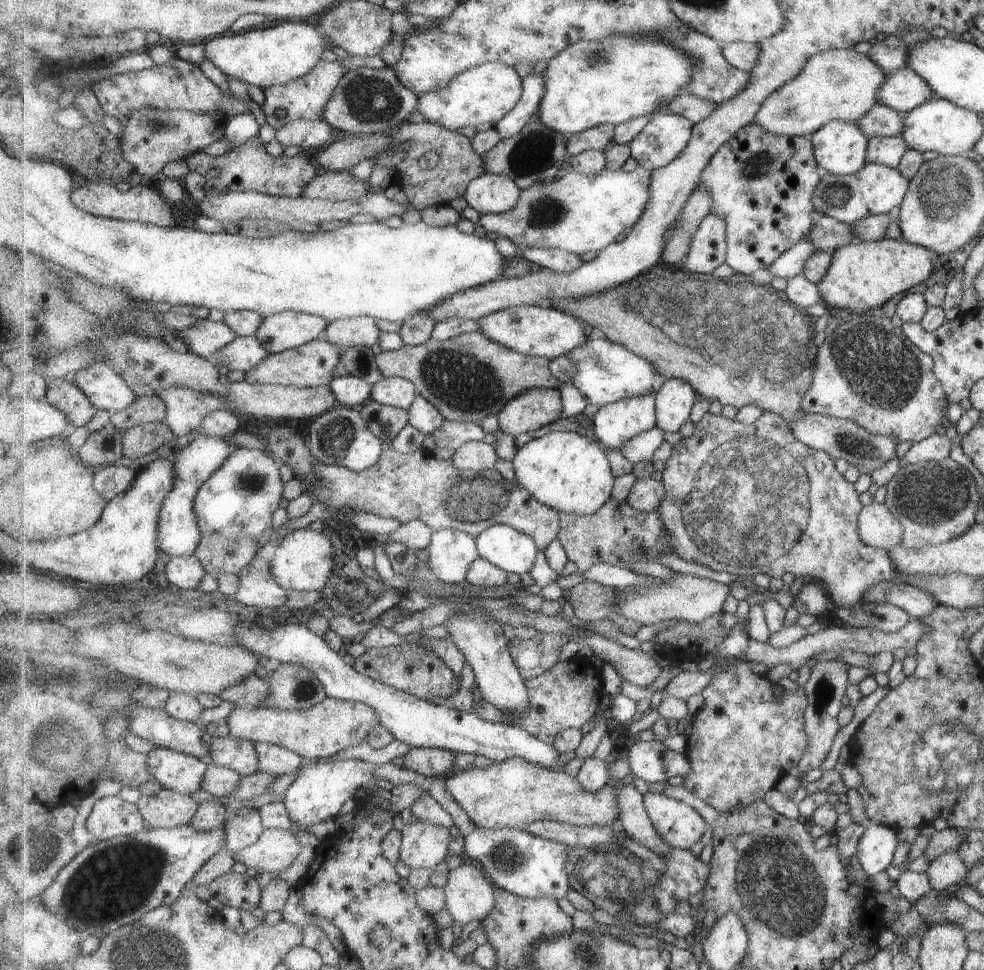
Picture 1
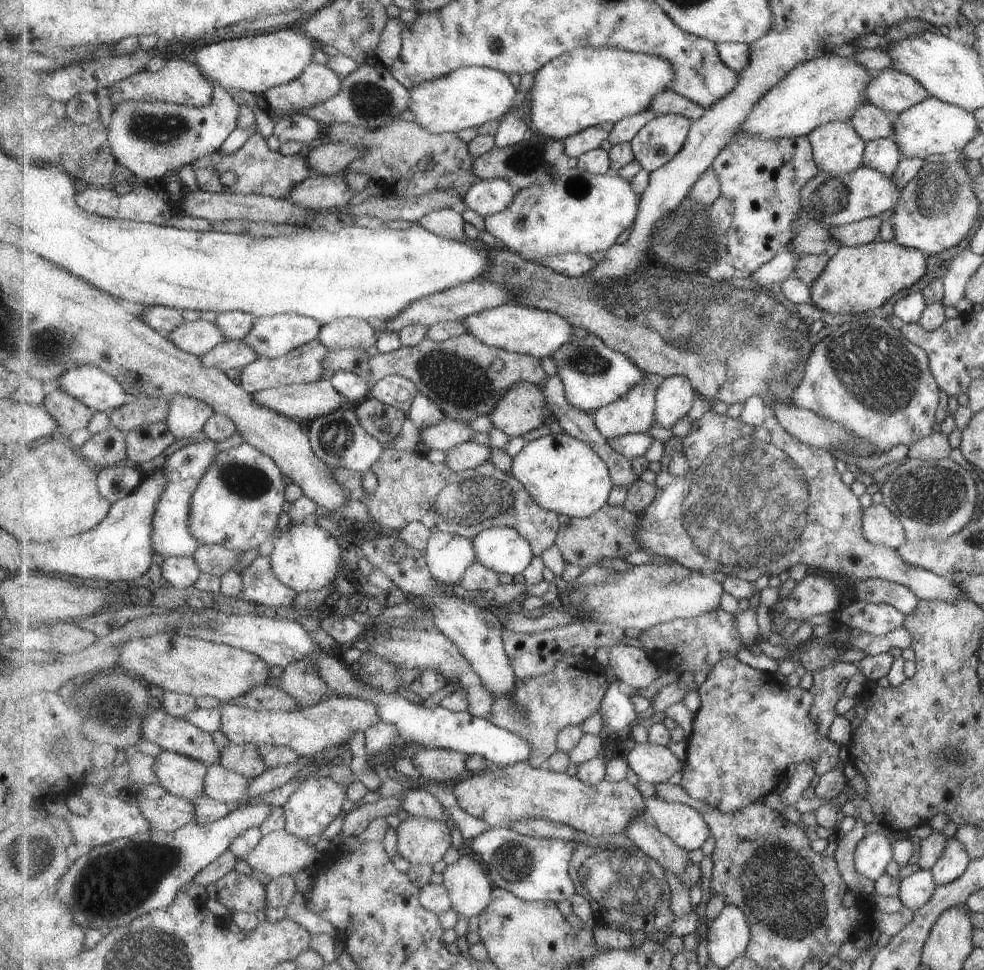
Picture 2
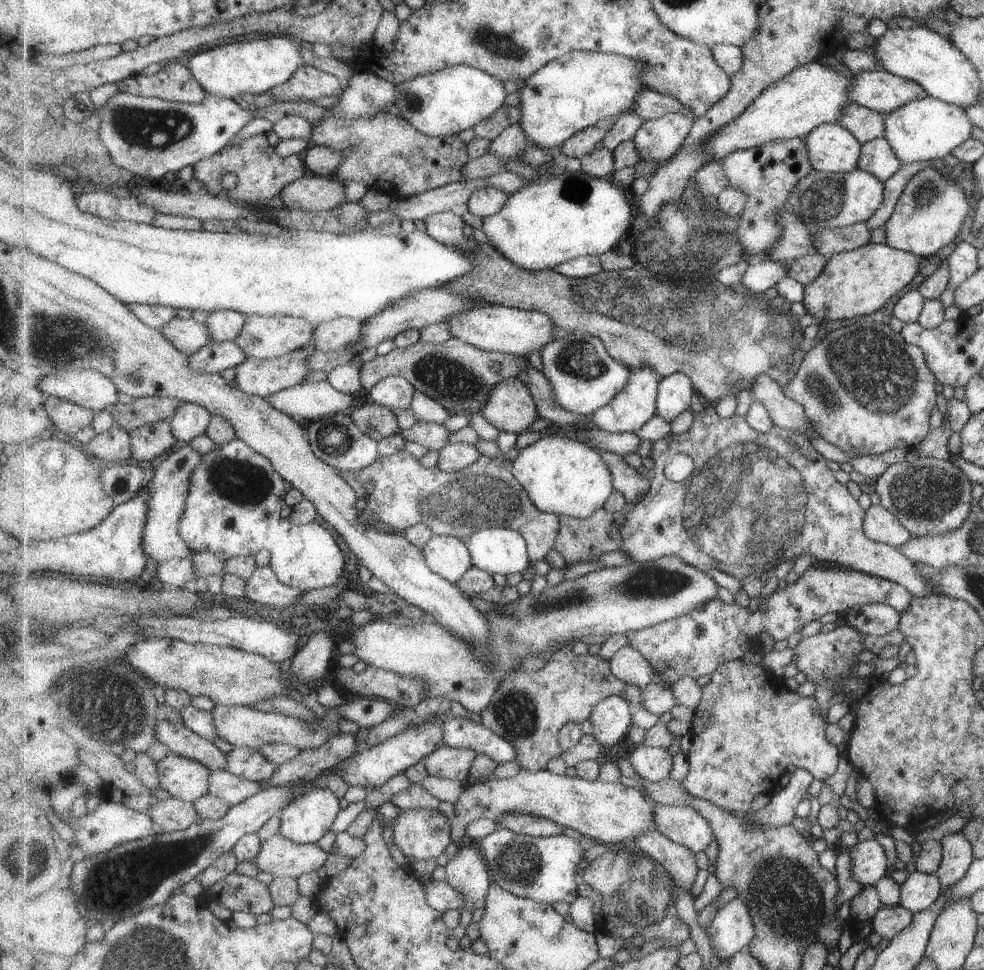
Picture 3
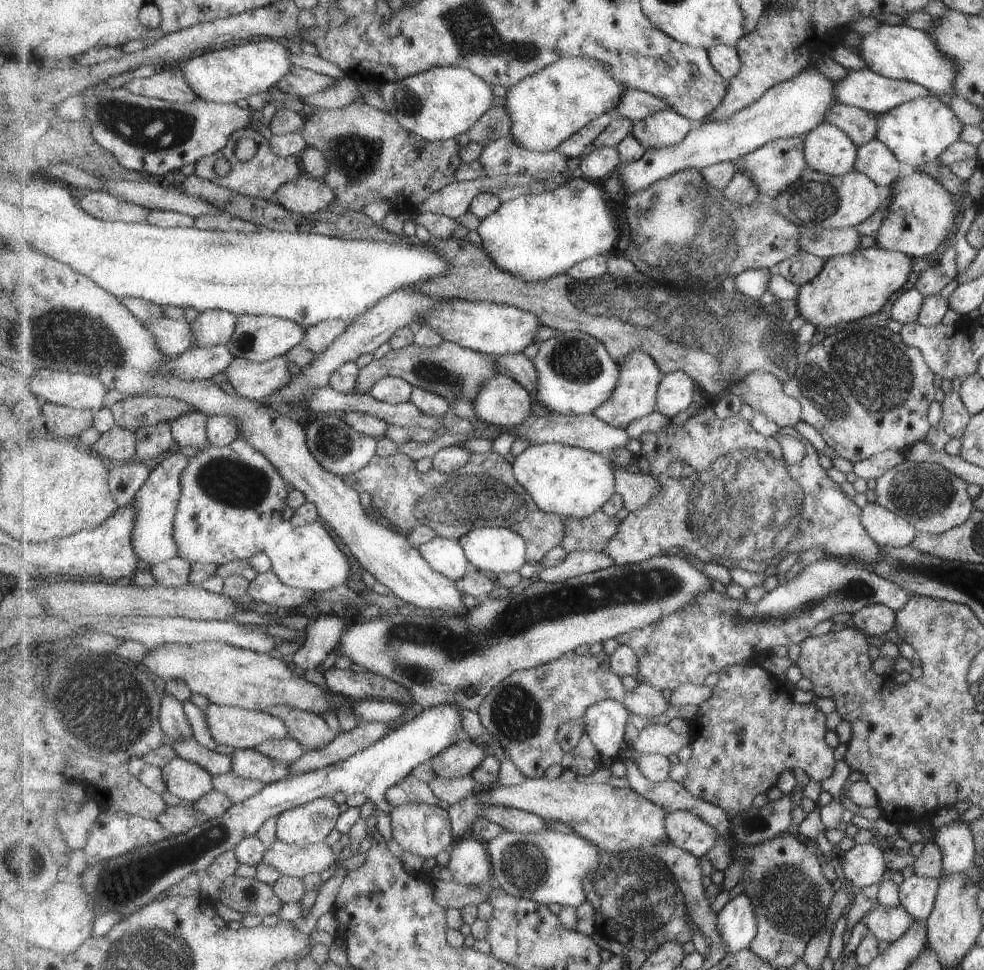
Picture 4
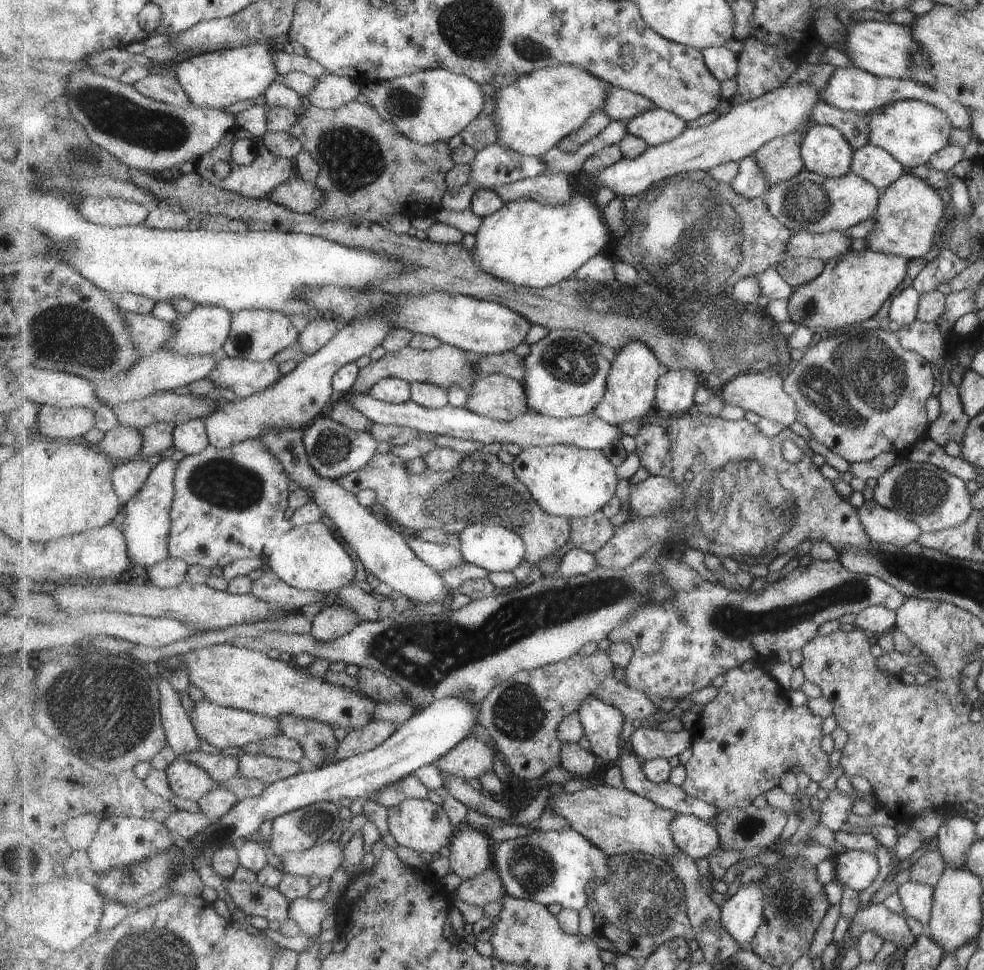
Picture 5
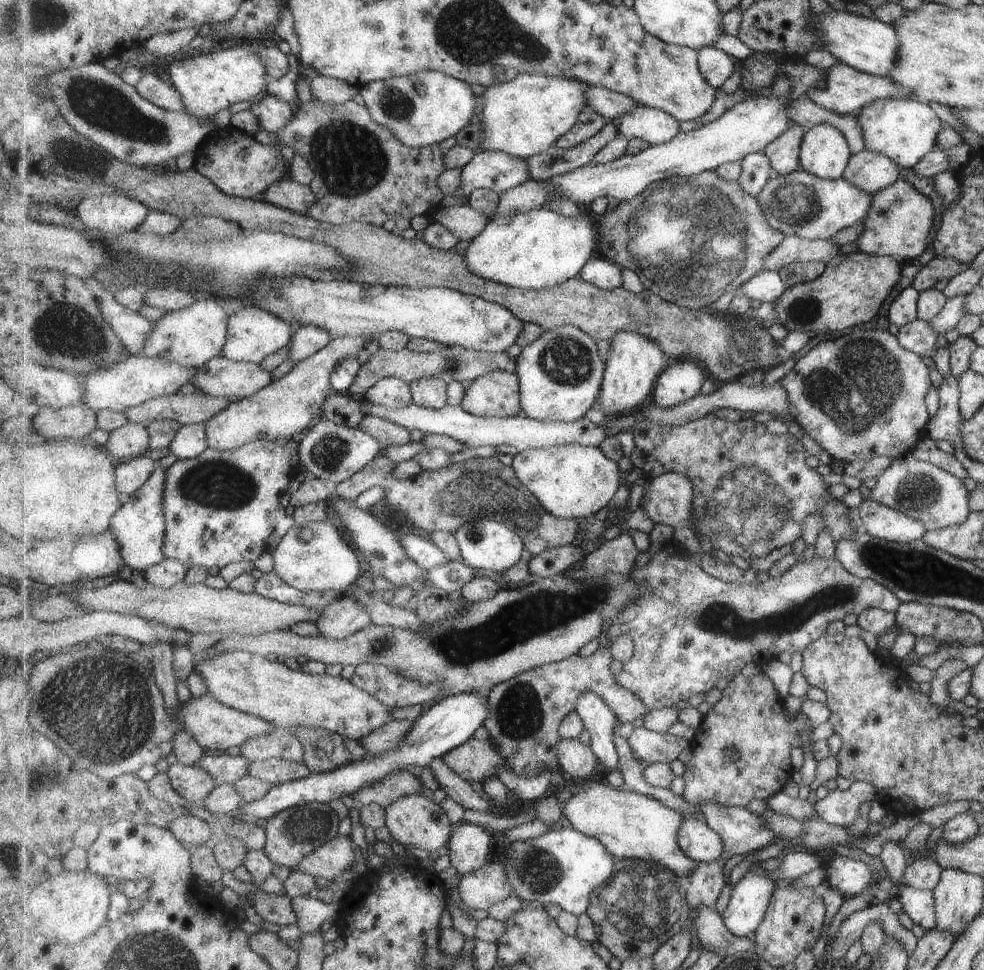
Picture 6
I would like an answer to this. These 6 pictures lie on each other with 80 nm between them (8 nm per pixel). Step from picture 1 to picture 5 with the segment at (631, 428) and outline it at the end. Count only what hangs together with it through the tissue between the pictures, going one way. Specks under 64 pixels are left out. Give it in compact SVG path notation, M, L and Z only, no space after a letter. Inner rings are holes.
M631 339L615 354L612 369L608 376L607 390L601 403L593 410L593 414L609 424L621 424L633 418L641 419L657 412L655 407L656 390L659 377L670 368L664 365L654 350L642 340Z

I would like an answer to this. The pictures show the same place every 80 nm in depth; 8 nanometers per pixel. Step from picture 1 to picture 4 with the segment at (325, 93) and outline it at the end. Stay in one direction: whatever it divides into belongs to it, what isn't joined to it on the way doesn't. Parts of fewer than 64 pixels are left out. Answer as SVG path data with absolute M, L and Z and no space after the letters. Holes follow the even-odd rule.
M301 67L291 68L283 80L279 81L275 88L286 92L287 94L295 94L299 98L317 94L322 90L327 90L335 84L336 79L329 75L320 75L311 69Z

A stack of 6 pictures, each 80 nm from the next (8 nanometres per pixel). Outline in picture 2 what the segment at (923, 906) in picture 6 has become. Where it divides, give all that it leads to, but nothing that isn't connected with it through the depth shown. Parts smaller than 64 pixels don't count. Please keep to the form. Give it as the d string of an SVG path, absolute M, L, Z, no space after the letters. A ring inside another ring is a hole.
M917 869L898 884L898 898L903 907L918 909L933 897L936 884L931 871Z

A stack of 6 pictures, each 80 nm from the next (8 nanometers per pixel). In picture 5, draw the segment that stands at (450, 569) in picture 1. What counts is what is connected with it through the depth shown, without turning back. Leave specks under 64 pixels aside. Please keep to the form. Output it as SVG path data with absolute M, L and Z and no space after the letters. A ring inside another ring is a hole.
M417 534L409 536L406 541L410 543L410 547L417 556L437 572L444 573L466 562L457 543L449 545L430 543L418 537Z

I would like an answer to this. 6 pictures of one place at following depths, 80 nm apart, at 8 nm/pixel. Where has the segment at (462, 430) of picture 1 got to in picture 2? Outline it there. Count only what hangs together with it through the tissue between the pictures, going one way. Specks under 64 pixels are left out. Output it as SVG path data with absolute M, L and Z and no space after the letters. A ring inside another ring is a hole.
M445 418L439 424L421 430L420 440L430 449L447 453L457 444L472 440L475 433L467 423Z

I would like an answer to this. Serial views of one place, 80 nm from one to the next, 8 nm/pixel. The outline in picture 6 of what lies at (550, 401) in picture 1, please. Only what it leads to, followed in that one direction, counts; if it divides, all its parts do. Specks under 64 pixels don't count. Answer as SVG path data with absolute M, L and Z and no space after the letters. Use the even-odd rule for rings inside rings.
M501 369L481 375L465 385L465 395L460 405L469 414L480 417L514 417L521 414L522 390L519 375Z

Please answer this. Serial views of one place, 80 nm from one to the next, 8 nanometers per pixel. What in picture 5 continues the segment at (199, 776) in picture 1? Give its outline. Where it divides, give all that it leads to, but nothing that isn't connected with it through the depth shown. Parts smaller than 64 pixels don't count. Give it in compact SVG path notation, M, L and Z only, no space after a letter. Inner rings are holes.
M175 758L165 769L176 796L199 802L217 785L216 780L191 761Z

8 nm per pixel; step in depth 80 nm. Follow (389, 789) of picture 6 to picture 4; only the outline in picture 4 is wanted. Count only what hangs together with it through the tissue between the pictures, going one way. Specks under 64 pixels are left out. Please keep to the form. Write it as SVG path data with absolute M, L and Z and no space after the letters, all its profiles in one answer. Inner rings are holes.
M412 775L392 786L386 797L394 807L421 803L436 805L438 800L438 796L433 792L429 783L423 782Z

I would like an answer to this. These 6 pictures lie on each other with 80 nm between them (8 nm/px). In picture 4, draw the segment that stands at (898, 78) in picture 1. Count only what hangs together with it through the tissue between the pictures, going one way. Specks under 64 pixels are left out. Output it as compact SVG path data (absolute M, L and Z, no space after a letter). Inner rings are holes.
M865 67L856 71L847 71L841 80L835 82L834 102L840 105L857 107L878 116L886 113L889 109L893 109L894 106L901 105L902 102L914 98L929 97L931 94L932 92L927 90L927 87L921 86L919 83L885 78L883 75Z

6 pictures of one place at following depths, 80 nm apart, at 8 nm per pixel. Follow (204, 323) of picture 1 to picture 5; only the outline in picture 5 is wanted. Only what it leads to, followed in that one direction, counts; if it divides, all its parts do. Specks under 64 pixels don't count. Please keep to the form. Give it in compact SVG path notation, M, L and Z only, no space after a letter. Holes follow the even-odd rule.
M123 311L128 323L128 329L134 339L135 346L145 354L151 354L165 349L164 346L174 333L173 322L157 320L151 315L142 315Z

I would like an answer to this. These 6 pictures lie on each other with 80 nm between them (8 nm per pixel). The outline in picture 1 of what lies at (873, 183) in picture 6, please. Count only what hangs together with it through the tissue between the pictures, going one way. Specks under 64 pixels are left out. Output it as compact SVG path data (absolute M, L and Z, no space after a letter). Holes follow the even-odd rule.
M899 136L871 137L866 145L866 162L895 169L907 150L906 142Z

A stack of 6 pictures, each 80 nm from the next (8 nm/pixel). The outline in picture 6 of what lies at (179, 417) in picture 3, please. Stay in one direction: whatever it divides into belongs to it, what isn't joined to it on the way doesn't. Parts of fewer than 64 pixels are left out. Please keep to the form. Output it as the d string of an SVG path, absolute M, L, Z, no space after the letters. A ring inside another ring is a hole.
M206 422L183 425L170 444L170 450L181 460L198 457L209 447Z

